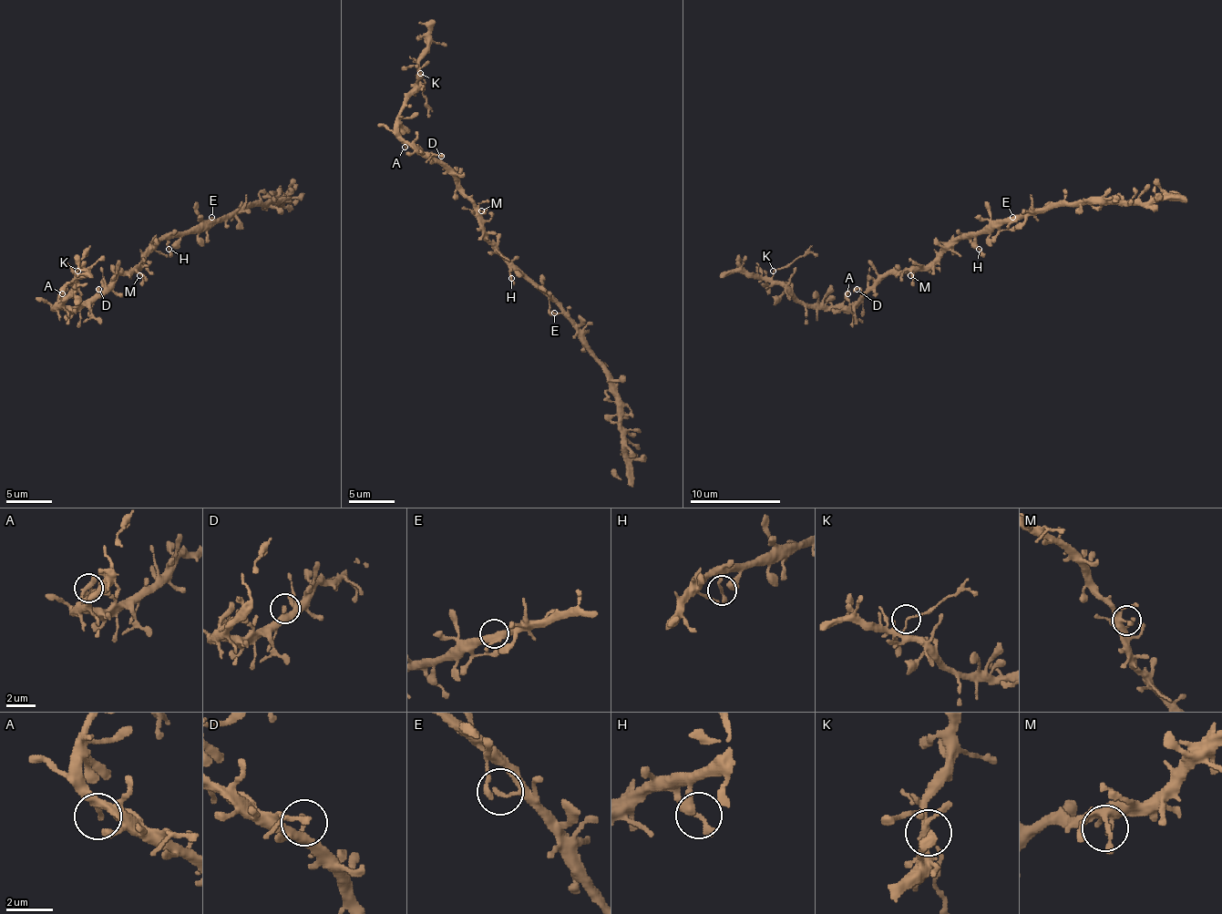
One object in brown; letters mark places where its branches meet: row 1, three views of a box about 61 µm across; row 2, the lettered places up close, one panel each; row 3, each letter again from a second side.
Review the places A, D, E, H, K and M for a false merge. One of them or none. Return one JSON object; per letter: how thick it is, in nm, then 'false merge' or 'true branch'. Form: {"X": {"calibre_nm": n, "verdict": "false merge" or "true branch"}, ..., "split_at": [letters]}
{"A": {"calibre_nm": 200, "verdict": "true branch"}, "D": {"calibre_nm": 240, "verdict": "true branch"}, "E": {"calibre_nm": 190, "verdict": "true branch"}, "H": {"calibre_nm": 260, "verdict": "true branch"}, "K": {"calibre_nm": 120, "verdict": "false merge"}, "M": {"calibre_nm": 240, "verdict": "true branch"}, "split_at": ["K"]}

